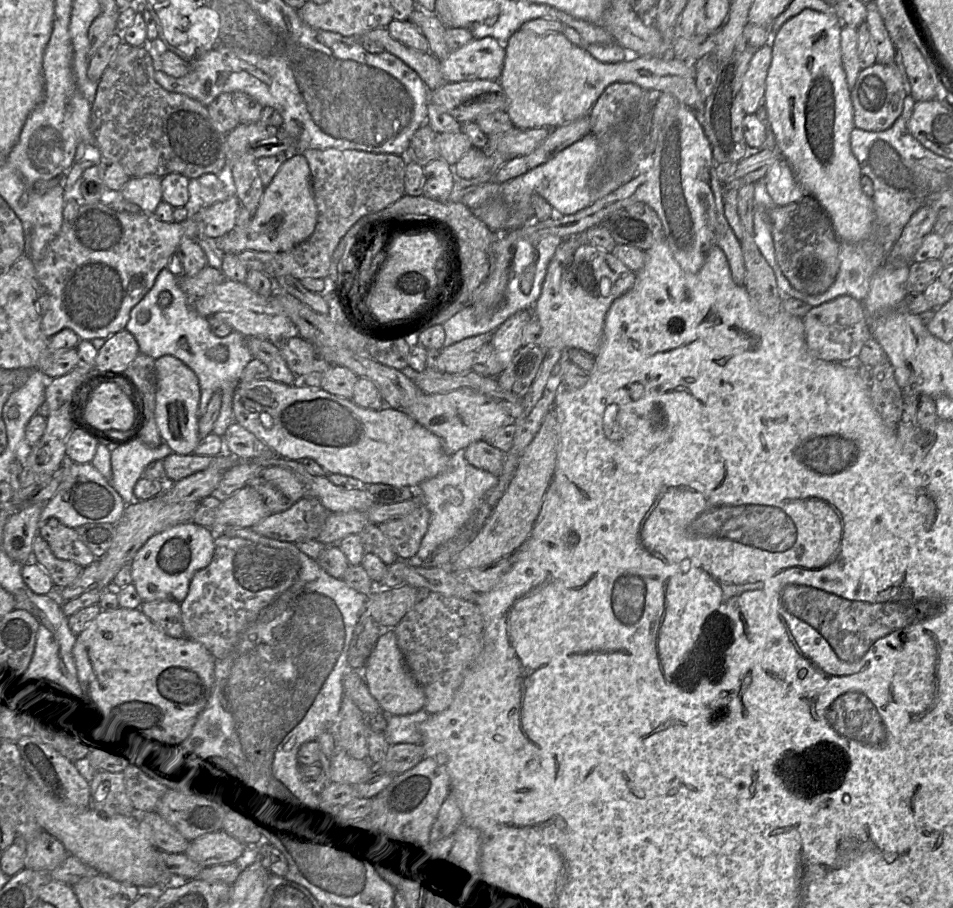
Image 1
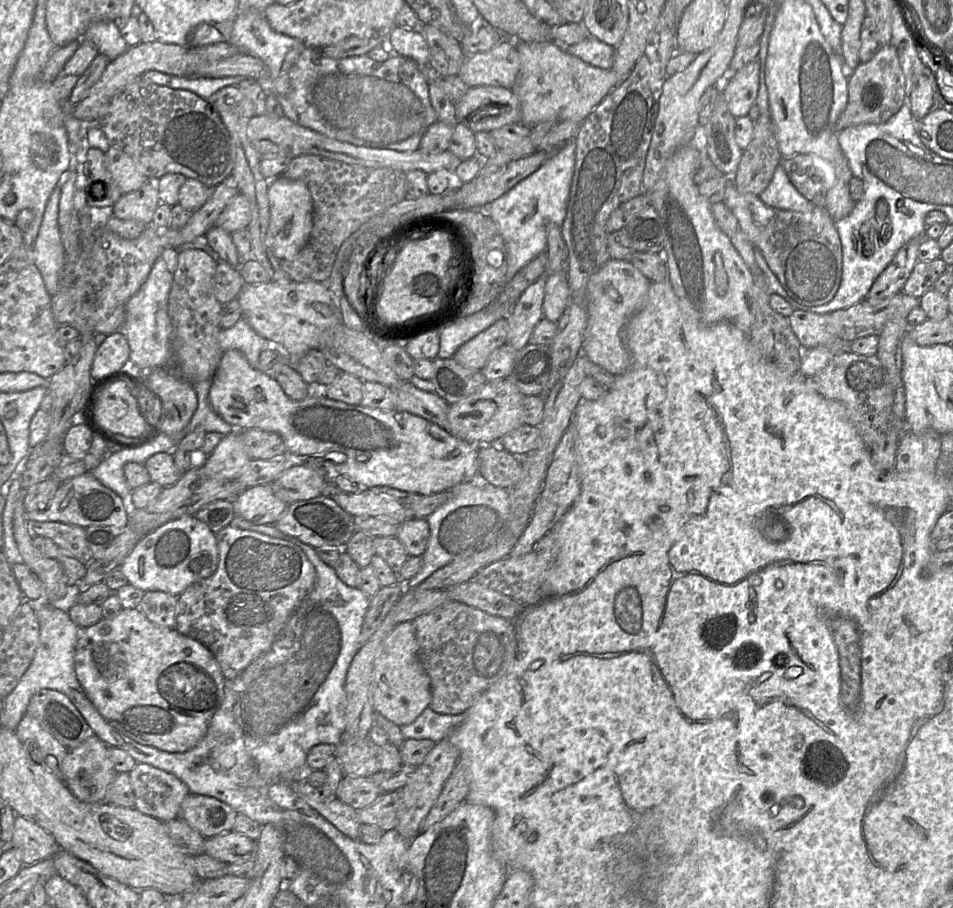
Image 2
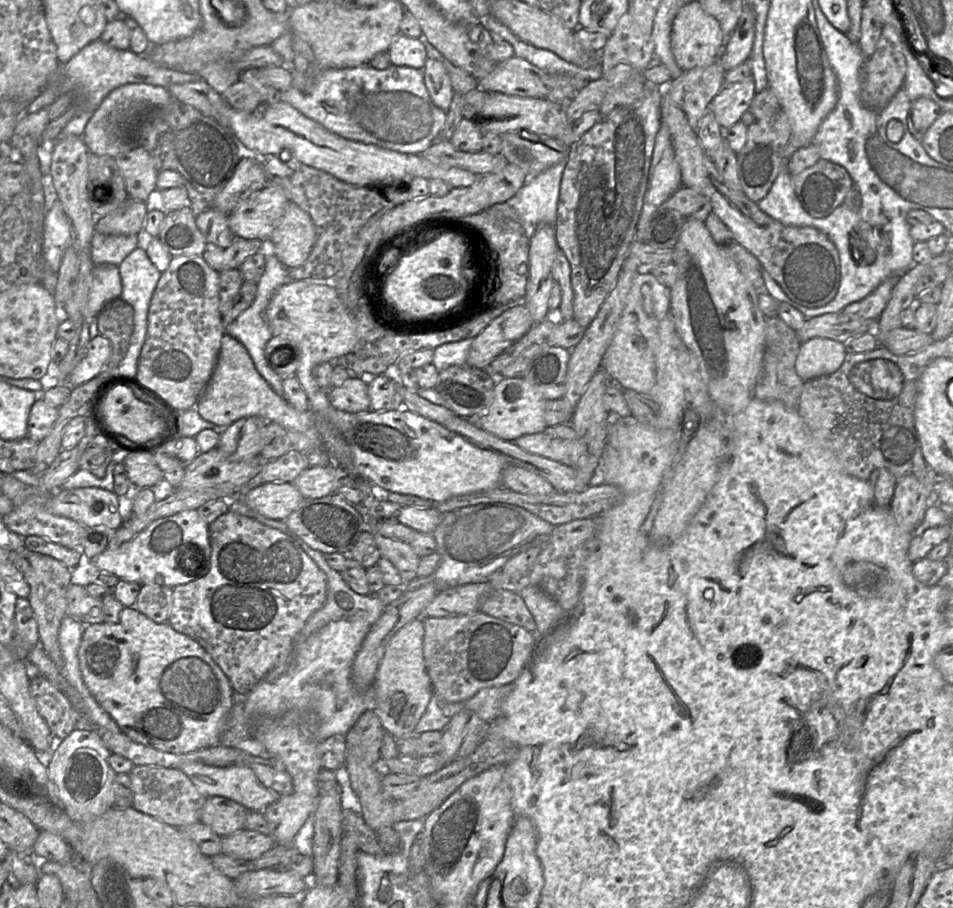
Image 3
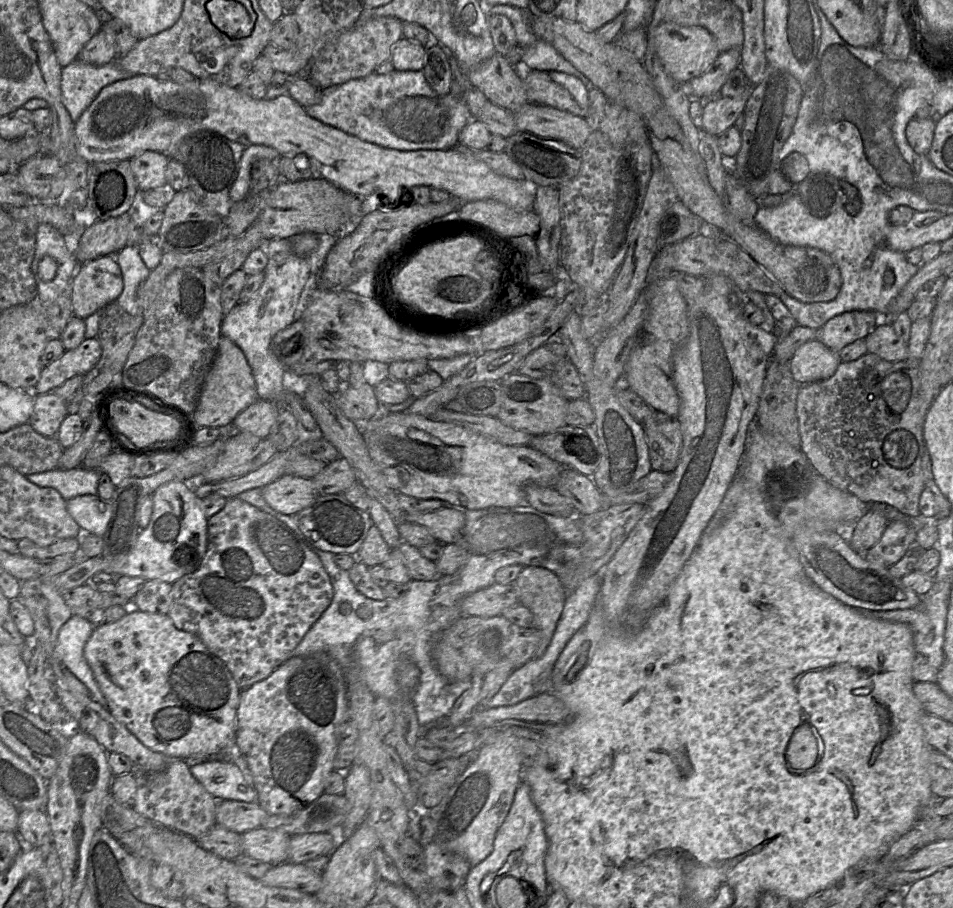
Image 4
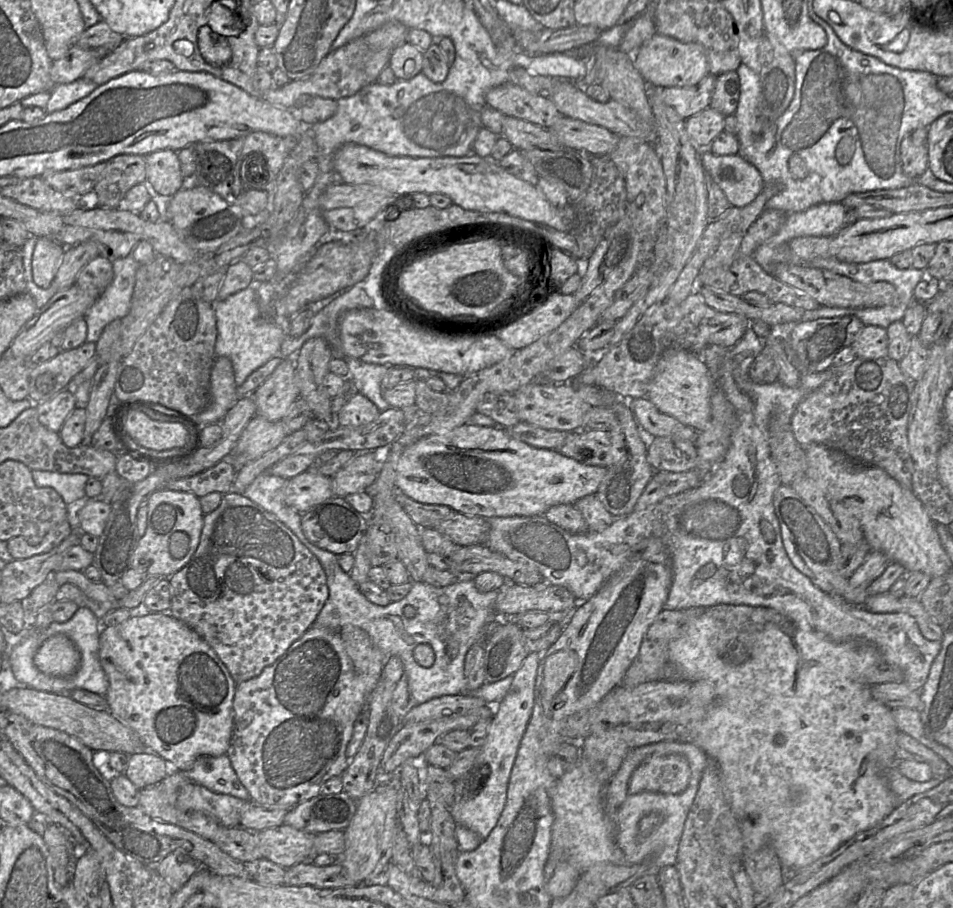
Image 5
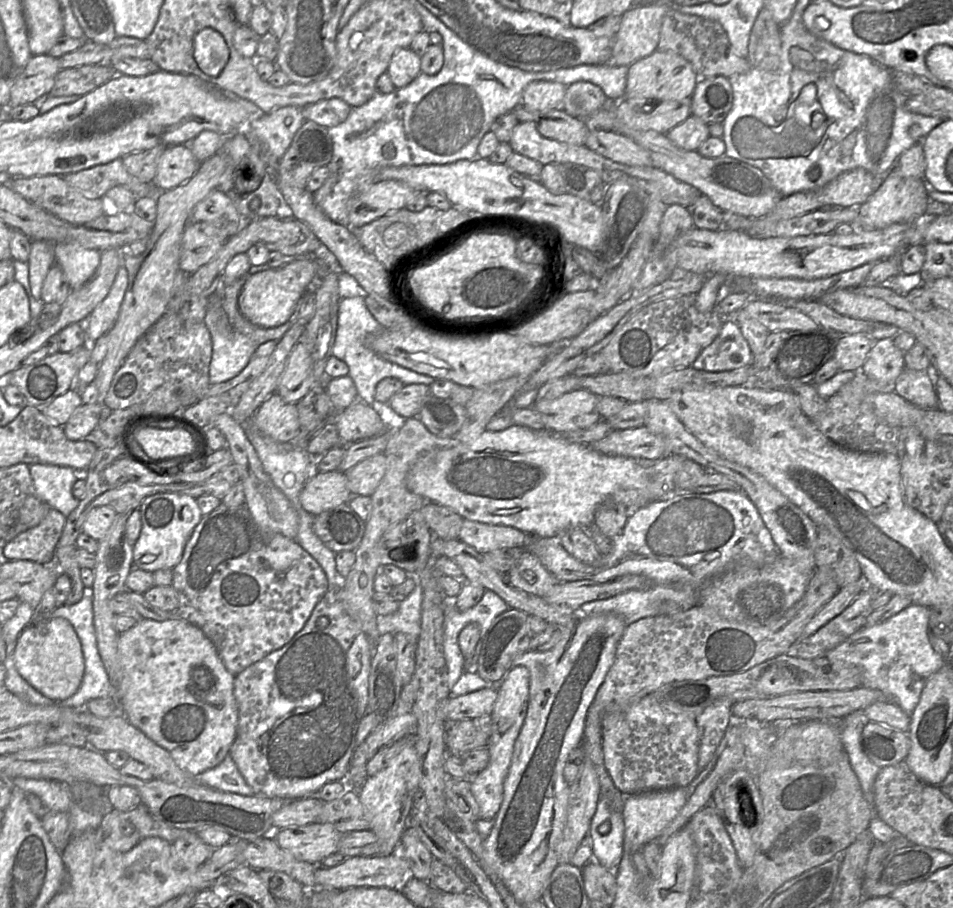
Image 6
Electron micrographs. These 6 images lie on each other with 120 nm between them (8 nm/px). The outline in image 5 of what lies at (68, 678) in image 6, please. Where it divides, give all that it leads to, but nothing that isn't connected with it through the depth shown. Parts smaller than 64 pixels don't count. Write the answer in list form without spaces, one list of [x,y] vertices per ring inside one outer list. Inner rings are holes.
[[[64,634],[47,638],[37,649],[33,662],[44,674],[65,677],[74,674],[81,662],[75,644]]]

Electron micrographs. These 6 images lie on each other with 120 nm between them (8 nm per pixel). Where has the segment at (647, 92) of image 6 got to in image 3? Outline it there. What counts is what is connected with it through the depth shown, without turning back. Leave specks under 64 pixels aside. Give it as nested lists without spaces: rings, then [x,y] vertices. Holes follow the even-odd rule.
[[[692,1],[679,10],[673,21],[671,50],[677,65],[687,71],[713,63],[719,57],[726,39],[718,20],[708,14],[699,1]]]

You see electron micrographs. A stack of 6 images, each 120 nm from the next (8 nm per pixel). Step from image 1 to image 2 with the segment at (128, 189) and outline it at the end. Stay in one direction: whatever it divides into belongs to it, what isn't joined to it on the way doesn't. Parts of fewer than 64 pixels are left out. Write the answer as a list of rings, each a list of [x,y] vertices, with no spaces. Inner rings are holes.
[[[146,181],[138,190],[123,194],[113,207],[112,216],[148,226],[160,204],[155,181]]]

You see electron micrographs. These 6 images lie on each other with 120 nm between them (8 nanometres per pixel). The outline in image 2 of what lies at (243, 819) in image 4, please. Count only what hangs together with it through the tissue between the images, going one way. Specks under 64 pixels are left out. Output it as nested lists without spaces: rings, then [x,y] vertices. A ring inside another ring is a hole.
[[[189,793],[181,803],[179,817],[204,838],[233,831],[238,813],[217,798]]]

